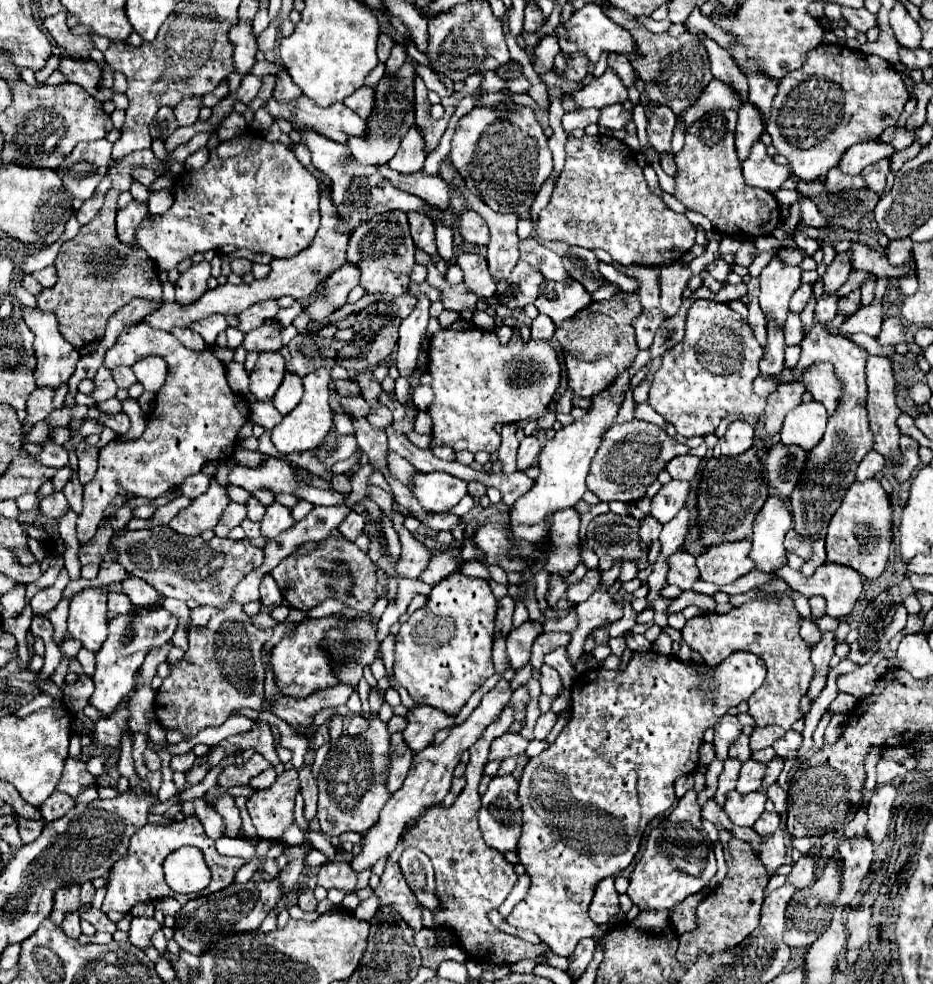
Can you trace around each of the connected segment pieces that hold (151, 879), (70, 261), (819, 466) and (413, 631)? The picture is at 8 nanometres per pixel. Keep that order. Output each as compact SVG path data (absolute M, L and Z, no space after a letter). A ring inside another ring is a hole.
M191 816L191 818L185 818L183 822L175 822L175 824L169 824L169 826L163 826L163 824L151 824L147 822L143 828L139 828L135 834L133 834L133 840L129 844L129 852L117 860L117 864L113 864L111 872L109 872L109 882L107 882L107 896L105 896L105 902L101 906L103 912L109 912L109 910L117 910L121 914L129 912L137 902L153 902L157 898L165 898L165 896L175 896L181 904L193 900L195 896L207 896L207 894L213 894L213 892L219 892L227 886L233 884L235 880L235 872L239 870L245 861L239 857L227 857L215 852L215 842L205 834L203 830L203 824L197 820L197 816ZM181 846L195 846L203 852L205 860L207 860L207 866L211 870L211 884L199 892L199 894L177 894L173 892L165 878L163 878L163 860L175 852L177 848Z
M151 150L131 152L125 160L113 160L108 173L111 188L105 194L105 202L97 216L81 226L79 234L65 242L57 254L55 268L59 280L53 288L37 294L37 306L41 310L49 310L59 320L59 332L63 338L75 348L83 348L95 340L101 340L105 334L107 320L133 298L145 298L153 302L161 302L161 282L159 272L153 260L145 256L141 248L129 248L121 244L115 232L115 214L117 214L117 196L131 187L131 166L155 166L155 154Z
M815 324L807 338L801 342L801 358L799 364L795 364L791 380L801 380L801 374L805 368L809 368L813 362L827 360L835 366L837 376L843 380L843 396L841 404L837 406L835 414L827 422L825 436L821 442L807 452L805 468L801 472L801 478L791 492L791 514L793 514L793 528L797 534L805 538L805 542L811 544L813 556L807 560L801 568L801 574L811 576L821 564L825 564L825 534L827 524L833 516L833 512L841 506L845 492L855 482L855 472L859 462L865 458L869 450L873 450L873 432L869 428L867 420L867 386L865 386L865 360L867 350L863 350L859 344L855 344L851 338L835 338L825 328Z
M453 574L433 586L427 606L401 624L395 644L395 676L417 704L427 704L457 716L469 696L495 674L491 644L497 600L481 578Z

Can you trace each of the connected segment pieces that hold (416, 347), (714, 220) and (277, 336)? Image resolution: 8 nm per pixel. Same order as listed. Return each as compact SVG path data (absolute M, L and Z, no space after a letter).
M417 296L417 306L399 326L399 342L397 342L397 368L399 376L407 378L417 366L417 356L421 350L421 342L425 338L425 328L429 322L429 300L427 296Z
M713 110L687 130L685 146L675 156L675 198L683 202L687 210L699 212L709 218L715 232L733 236L741 242L749 242L757 236L771 234L781 220L781 212L771 192L751 188L743 182L741 162L735 152L735 122L735 110Z
M265 320L265 324L261 324L261 328L255 328L253 332L245 334L245 340L241 344L247 352L255 350L255 352L267 352L267 350L281 350L283 348L283 340L281 340L281 326L277 324L277 320Z

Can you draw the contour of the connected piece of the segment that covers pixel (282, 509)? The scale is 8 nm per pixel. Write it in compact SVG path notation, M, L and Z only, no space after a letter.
M275 502L275 504L267 506L267 512L259 524L261 524L261 536L267 540L273 540L277 534L281 534L283 530L293 526L291 510L287 506L281 506Z

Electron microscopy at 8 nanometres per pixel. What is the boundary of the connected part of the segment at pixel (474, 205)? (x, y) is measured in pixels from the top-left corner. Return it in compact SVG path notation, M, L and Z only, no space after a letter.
M455 174L453 190L465 194L471 210L479 212L491 228L491 242L487 246L487 262L489 272L495 282L501 282L509 276L519 260L519 238L517 238L517 216L513 214L497 214L487 204L483 204L477 196L473 196L459 174Z

